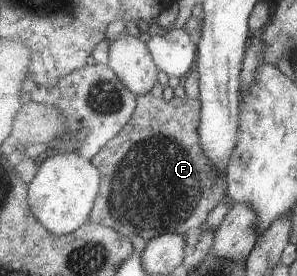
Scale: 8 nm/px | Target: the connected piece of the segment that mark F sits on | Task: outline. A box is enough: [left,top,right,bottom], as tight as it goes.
[90,94,229,240]

